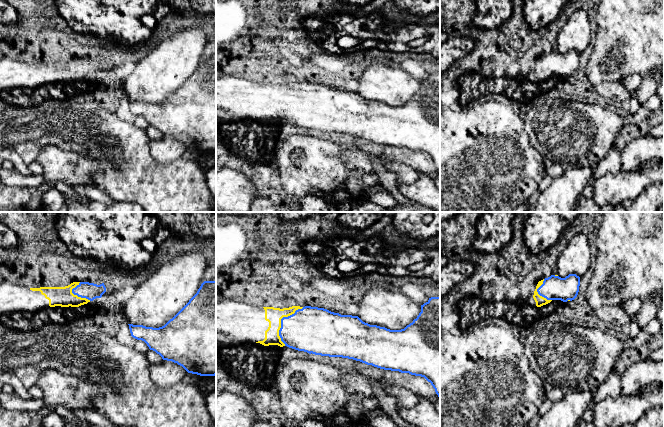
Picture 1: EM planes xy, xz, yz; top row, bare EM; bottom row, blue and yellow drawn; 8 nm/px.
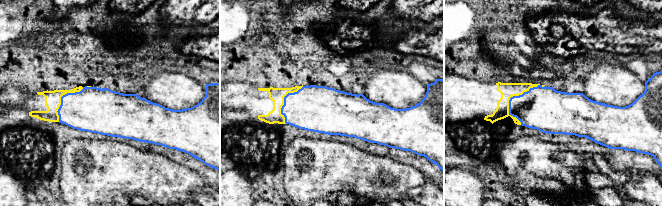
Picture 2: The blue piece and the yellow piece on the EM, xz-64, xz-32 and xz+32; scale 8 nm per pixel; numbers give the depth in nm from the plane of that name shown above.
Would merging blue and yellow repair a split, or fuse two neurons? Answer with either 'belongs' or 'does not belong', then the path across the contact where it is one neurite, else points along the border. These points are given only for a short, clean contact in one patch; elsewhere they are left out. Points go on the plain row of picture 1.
belongs

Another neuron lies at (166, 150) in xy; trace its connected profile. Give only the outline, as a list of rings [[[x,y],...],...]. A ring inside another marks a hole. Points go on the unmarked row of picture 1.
[[[163,136],[162,139],[150,141],[150,153],[155,161],[162,164],[172,163],[181,158],[188,148],[177,139]]]

